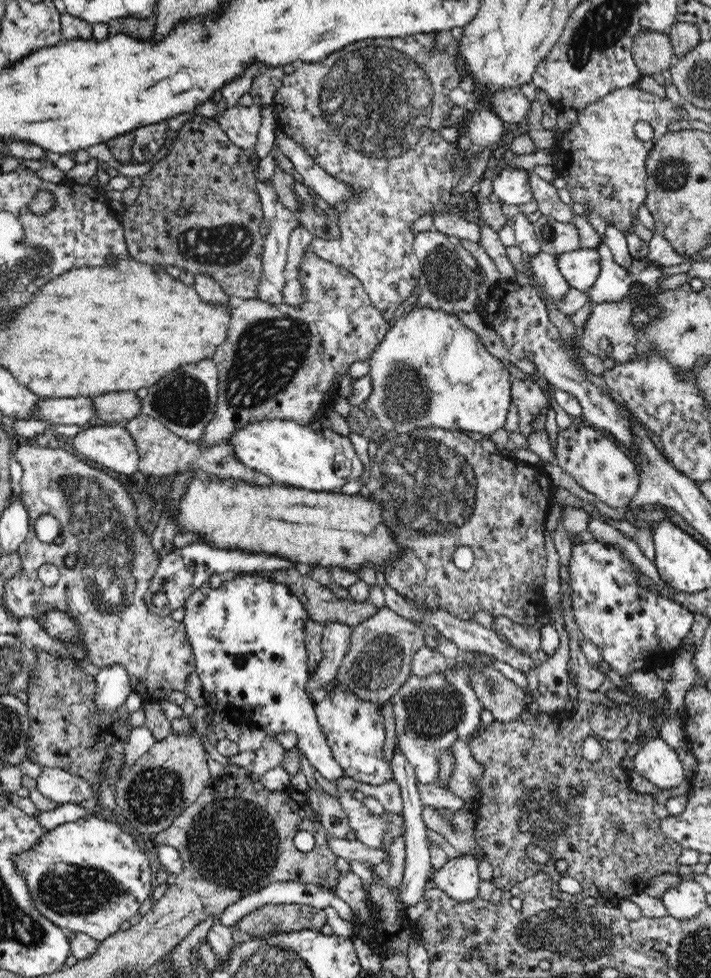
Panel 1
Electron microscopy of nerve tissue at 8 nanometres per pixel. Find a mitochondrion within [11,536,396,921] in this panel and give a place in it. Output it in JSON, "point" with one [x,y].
{"point":[233,846]}

